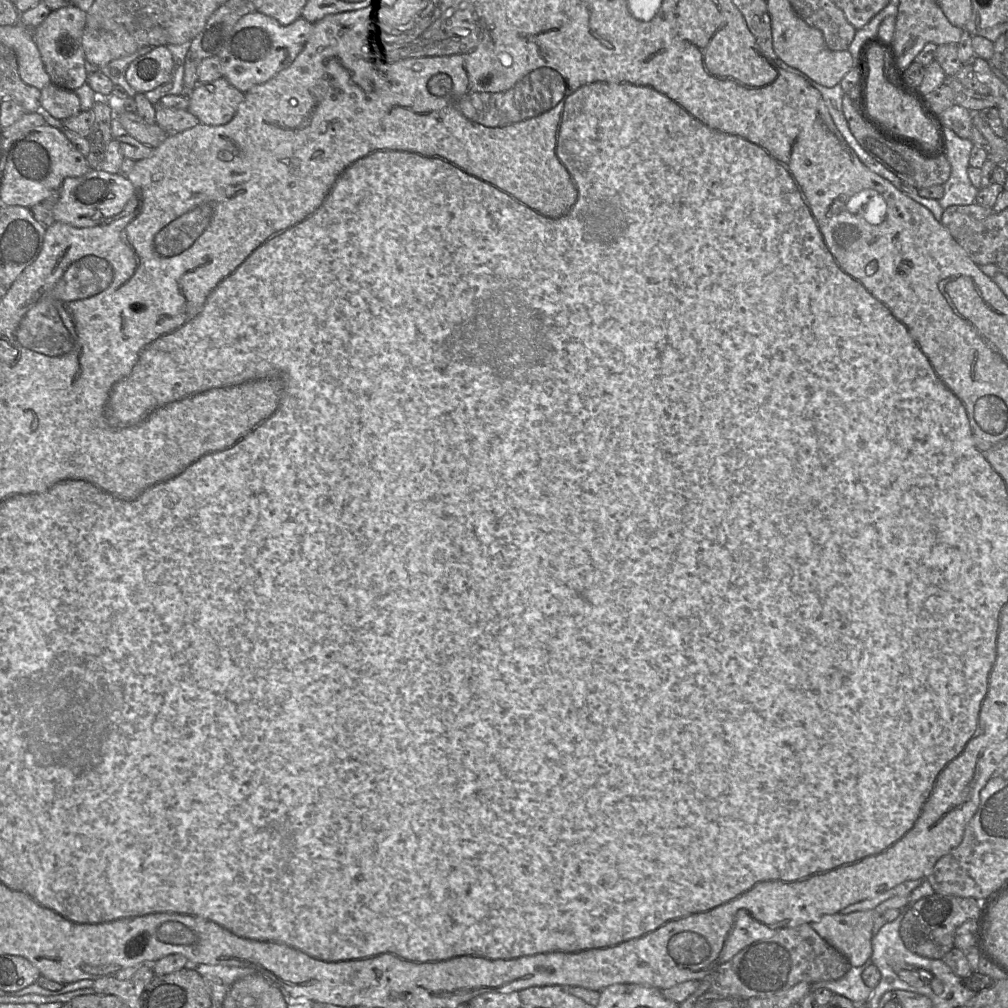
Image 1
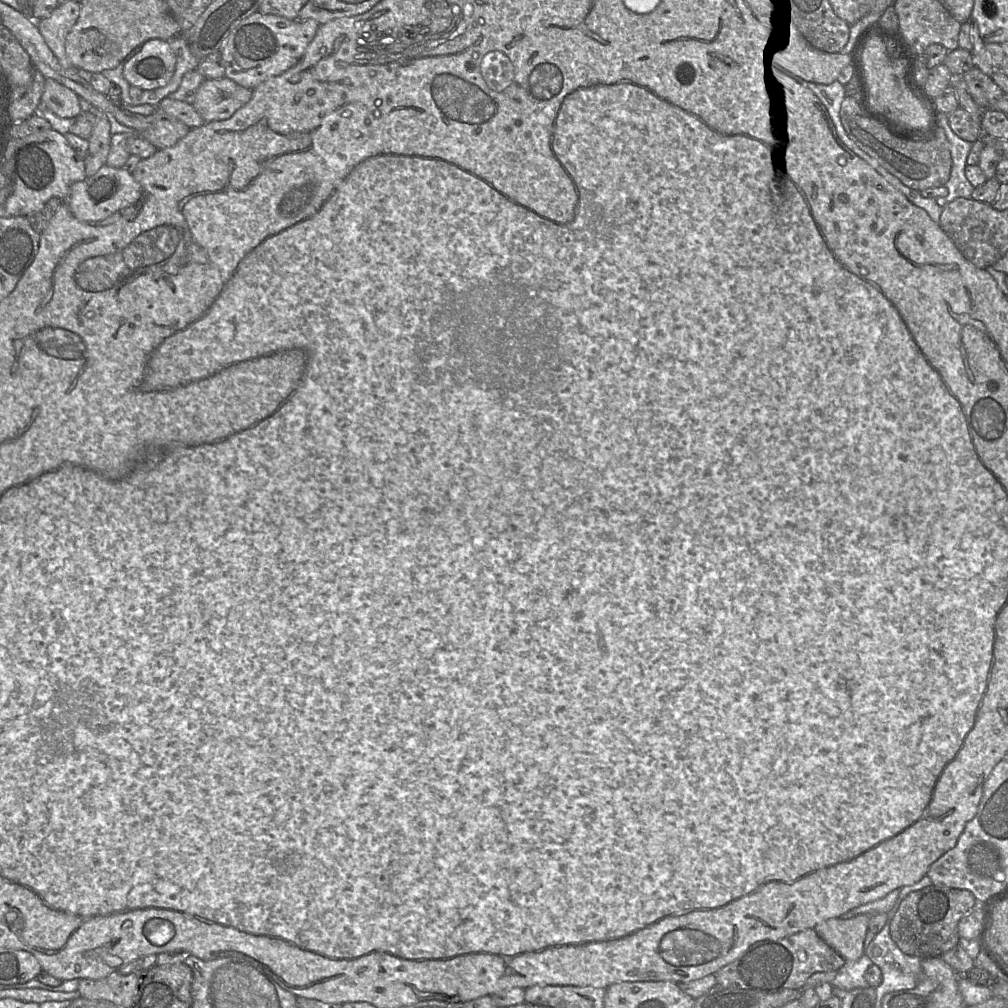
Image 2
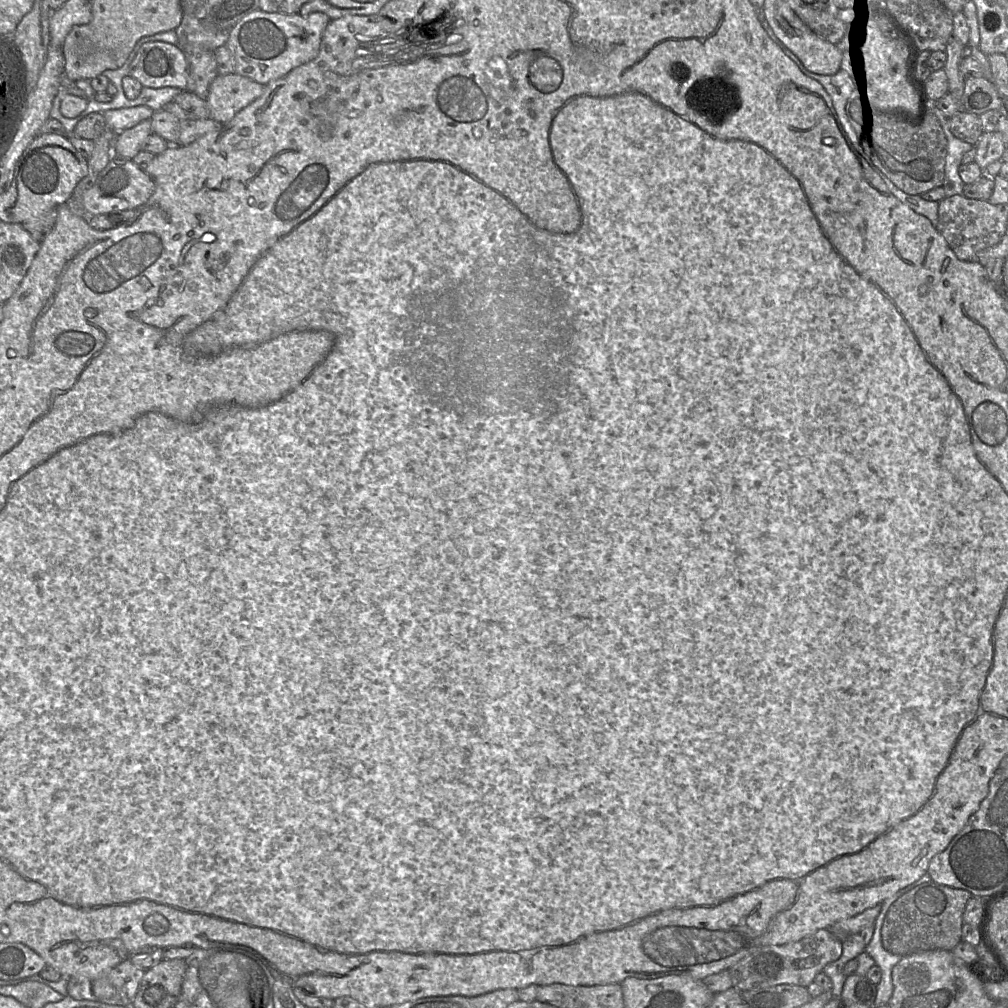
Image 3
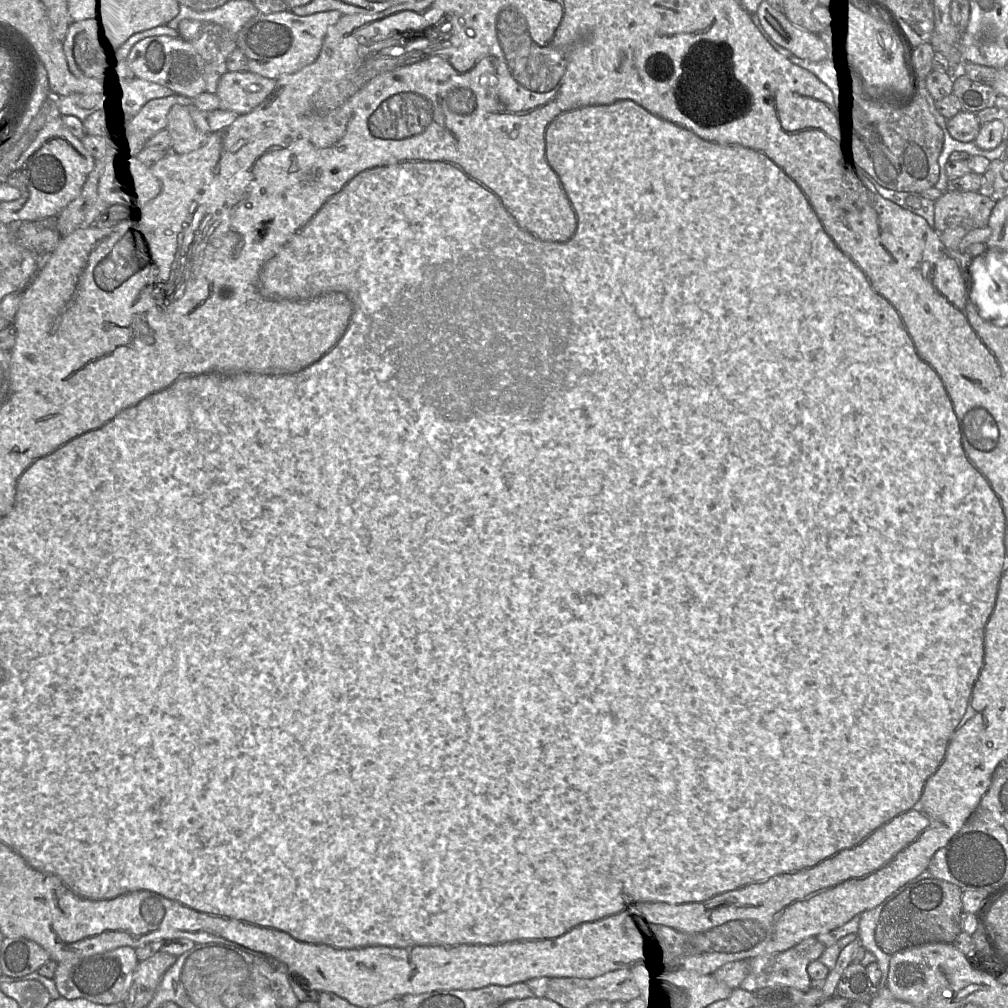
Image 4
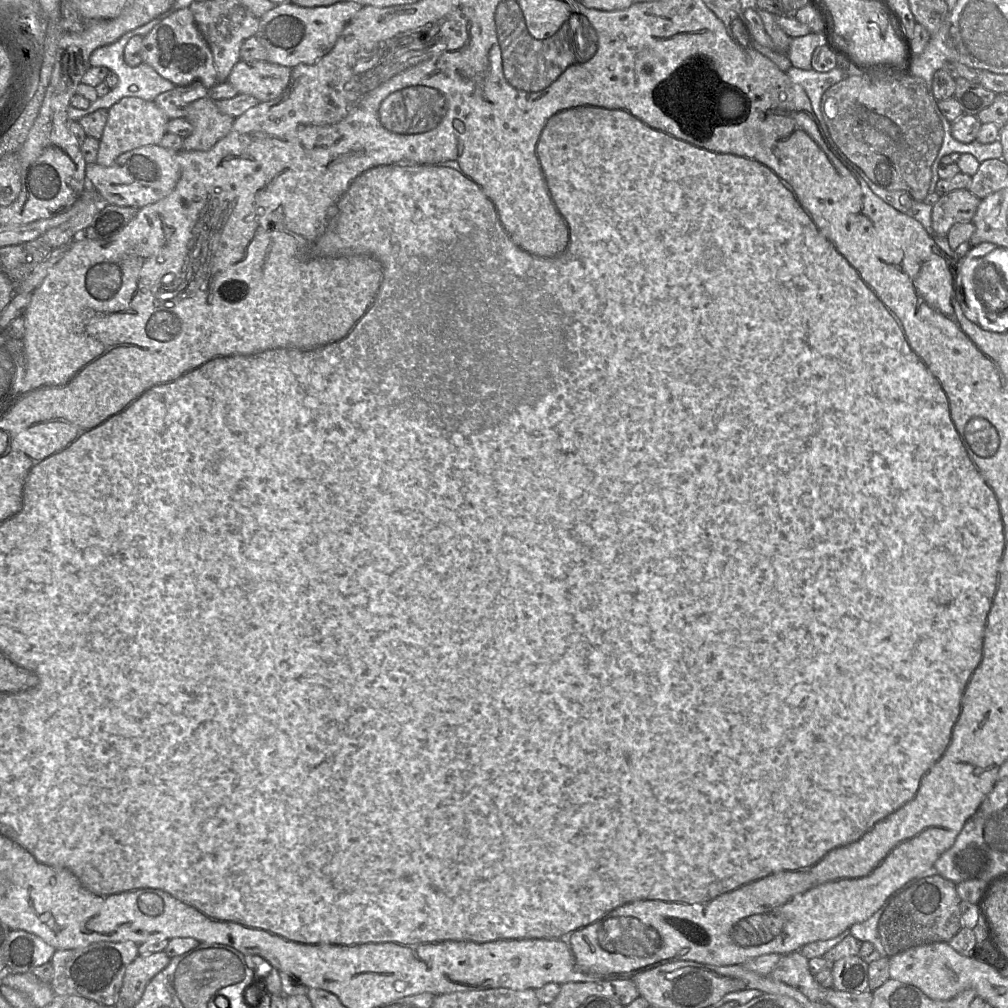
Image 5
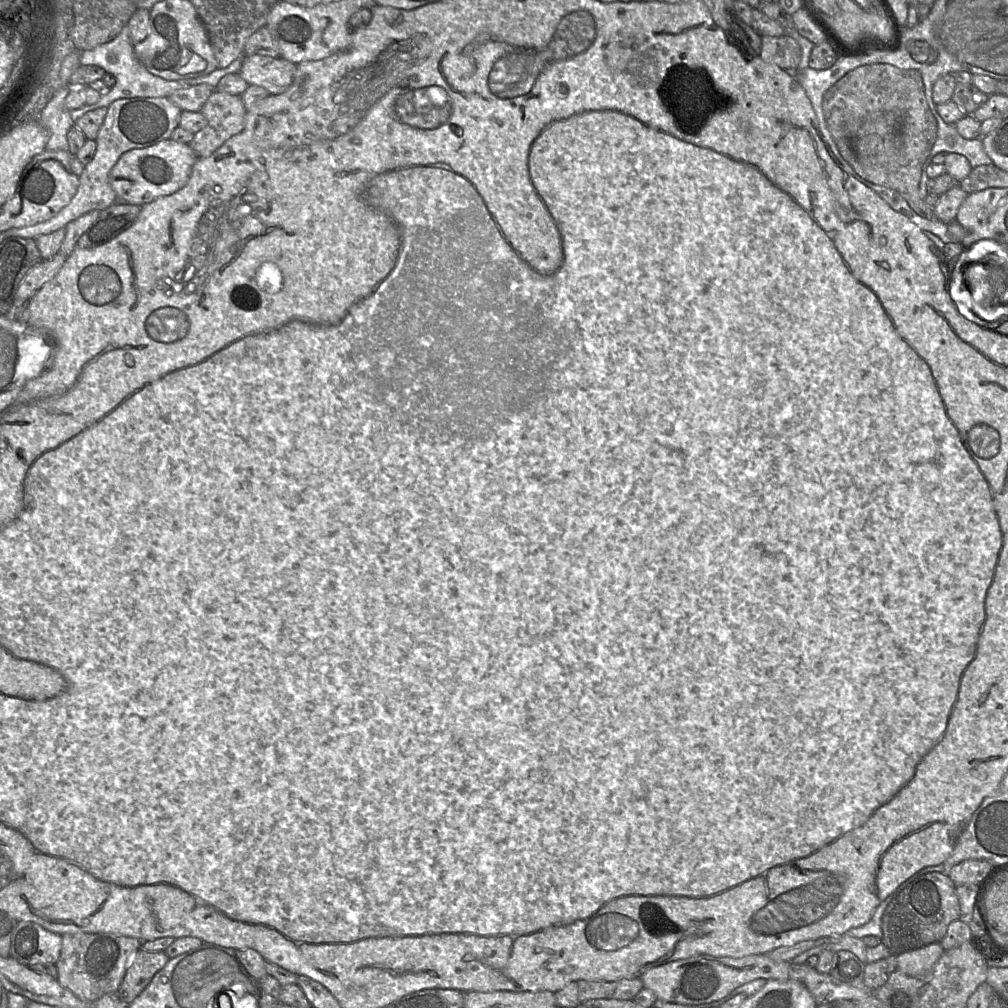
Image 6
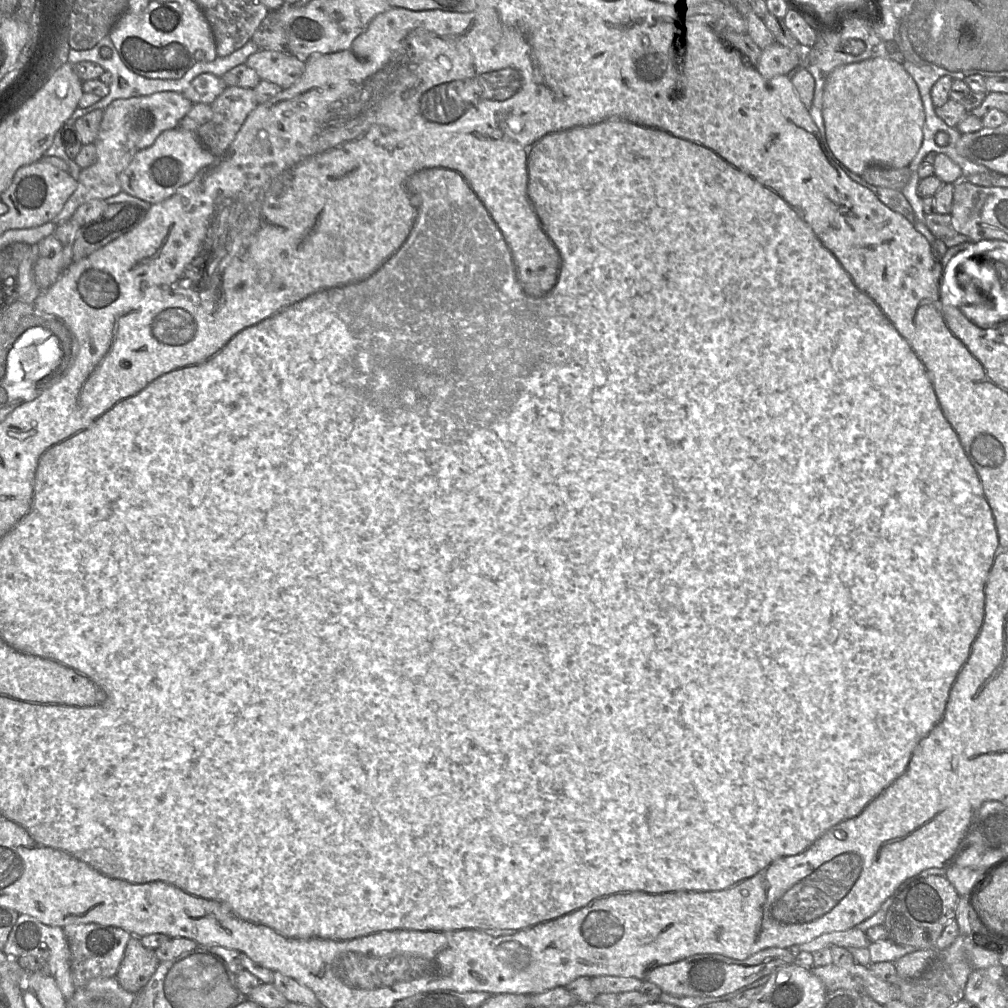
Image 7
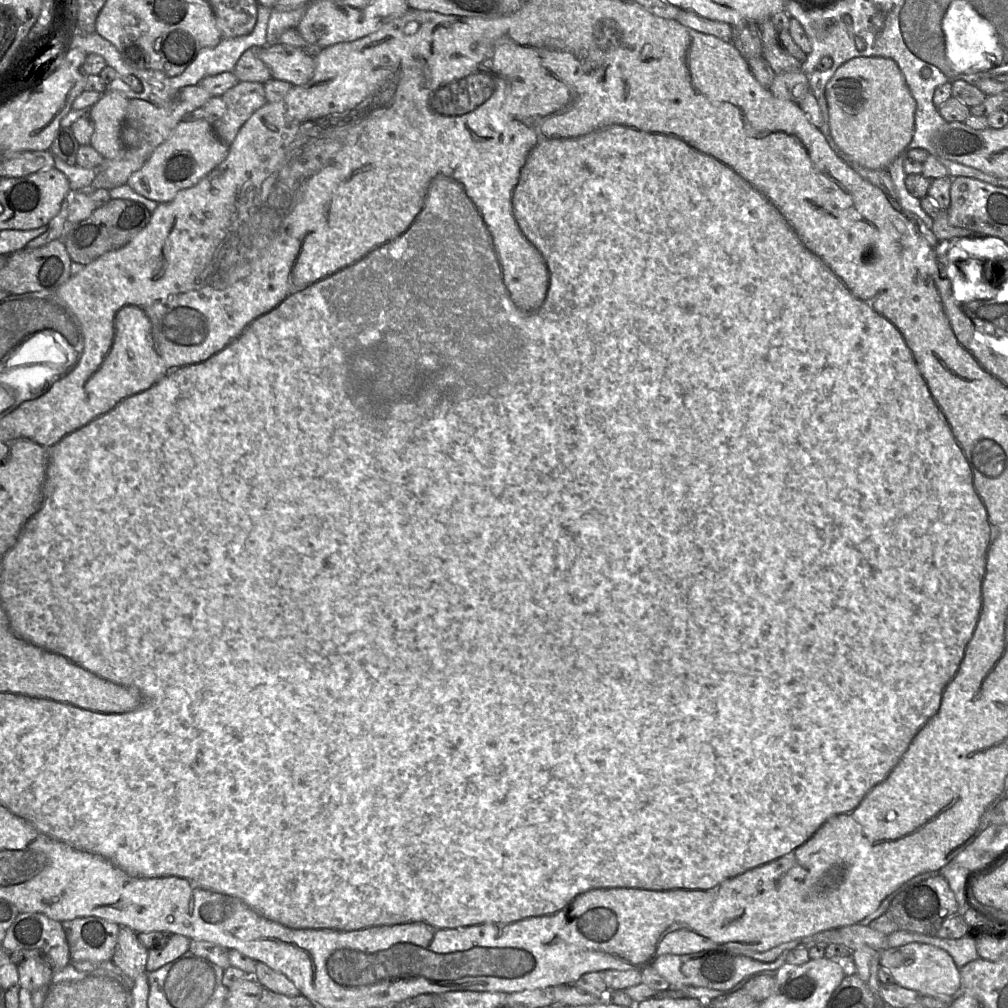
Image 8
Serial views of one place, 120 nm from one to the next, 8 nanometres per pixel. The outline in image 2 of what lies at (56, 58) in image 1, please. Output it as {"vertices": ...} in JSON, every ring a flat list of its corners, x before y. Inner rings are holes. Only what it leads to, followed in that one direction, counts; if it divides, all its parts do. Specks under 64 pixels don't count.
{"vertices":[[66,1,58,5,48,17,36,21,46,44,64,68,74,68,66,53,66,38,77,22,80,11,80,2]]}

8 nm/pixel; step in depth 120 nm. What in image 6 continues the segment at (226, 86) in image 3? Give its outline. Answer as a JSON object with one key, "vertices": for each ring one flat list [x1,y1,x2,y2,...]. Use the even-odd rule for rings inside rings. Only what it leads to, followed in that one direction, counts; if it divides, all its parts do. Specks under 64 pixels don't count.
{"vertices":[[248,55,239,71,249,84,261,86,270,94,281,94,292,84,297,64,282,57]]}

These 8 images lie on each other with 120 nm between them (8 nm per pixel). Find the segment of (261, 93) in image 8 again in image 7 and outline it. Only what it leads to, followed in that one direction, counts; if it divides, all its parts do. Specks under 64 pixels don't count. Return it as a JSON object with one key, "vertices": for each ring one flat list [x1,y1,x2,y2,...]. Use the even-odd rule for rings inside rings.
{"vertices":[[226,87,210,104,212,119,200,125,196,131,200,143,214,156,222,155,257,105,252,88]]}

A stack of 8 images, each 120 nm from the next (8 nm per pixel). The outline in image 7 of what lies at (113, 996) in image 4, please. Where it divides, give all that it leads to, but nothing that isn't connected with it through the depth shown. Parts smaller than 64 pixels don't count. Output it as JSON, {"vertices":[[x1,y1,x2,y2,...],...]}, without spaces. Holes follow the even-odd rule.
{"vertices":[[97,923,70,924,63,931,71,952,71,979,76,988,97,978,116,977,131,934,119,927]]}

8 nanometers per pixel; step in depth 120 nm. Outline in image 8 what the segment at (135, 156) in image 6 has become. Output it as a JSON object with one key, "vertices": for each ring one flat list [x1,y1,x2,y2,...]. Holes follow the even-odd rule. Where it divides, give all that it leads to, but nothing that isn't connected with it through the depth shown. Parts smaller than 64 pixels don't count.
{"vertices":[[205,118,181,121,171,135,156,147,145,164,133,172,127,184,138,194,158,203,170,202,183,189,196,185,228,155,229,145,220,140]]}

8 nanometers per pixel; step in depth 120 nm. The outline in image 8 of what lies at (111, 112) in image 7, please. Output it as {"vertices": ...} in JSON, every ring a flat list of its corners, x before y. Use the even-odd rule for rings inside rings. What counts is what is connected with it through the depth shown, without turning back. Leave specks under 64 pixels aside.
{"vertices":[[199,84,181,88,165,106,156,106,146,100,130,99,122,126,121,138,125,145,122,155,115,159,103,159,97,167,97,175,90,189,113,189,127,183,129,176,142,168,152,151,171,135,184,116,203,107,211,95]]}

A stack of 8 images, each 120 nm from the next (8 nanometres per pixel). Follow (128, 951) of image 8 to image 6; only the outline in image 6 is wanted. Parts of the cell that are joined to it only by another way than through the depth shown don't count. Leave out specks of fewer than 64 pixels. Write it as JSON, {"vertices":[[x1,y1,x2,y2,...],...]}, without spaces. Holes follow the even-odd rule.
{"vertices":[[140,950,132,958,122,983,117,991,118,997,130,1005,146,988,154,975,168,962,165,951]]}

